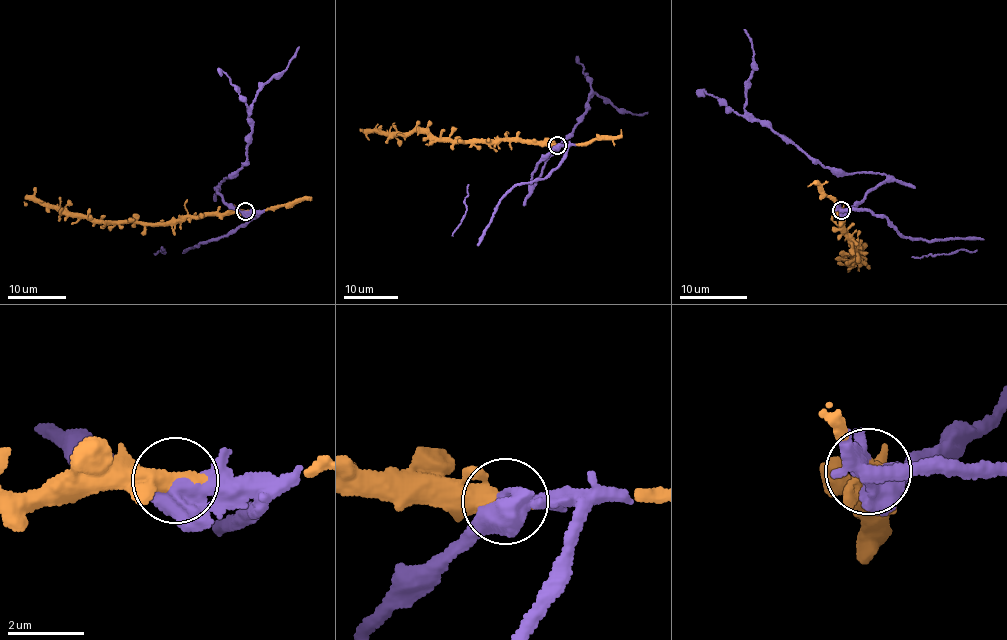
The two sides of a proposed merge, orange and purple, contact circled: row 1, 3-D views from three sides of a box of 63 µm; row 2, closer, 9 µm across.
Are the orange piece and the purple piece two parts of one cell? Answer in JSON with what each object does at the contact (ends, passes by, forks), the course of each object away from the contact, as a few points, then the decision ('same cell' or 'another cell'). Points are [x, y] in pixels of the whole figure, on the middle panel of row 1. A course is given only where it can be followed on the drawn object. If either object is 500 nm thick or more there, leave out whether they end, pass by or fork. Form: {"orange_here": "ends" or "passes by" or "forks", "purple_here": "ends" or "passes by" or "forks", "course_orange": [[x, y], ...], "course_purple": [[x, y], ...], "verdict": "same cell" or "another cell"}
{"course_orange": [[557, 145], [542, 146], [518, 140], [432, 140], [417, 132], [389, 134], [361, 130]], "course_purple": [[557, 145], [537, 166], [532, 185], [548, 153], [578, 123], [589, 97], [595, 93], [632, 113], [647, 112]], "verdict": "another cell"}

